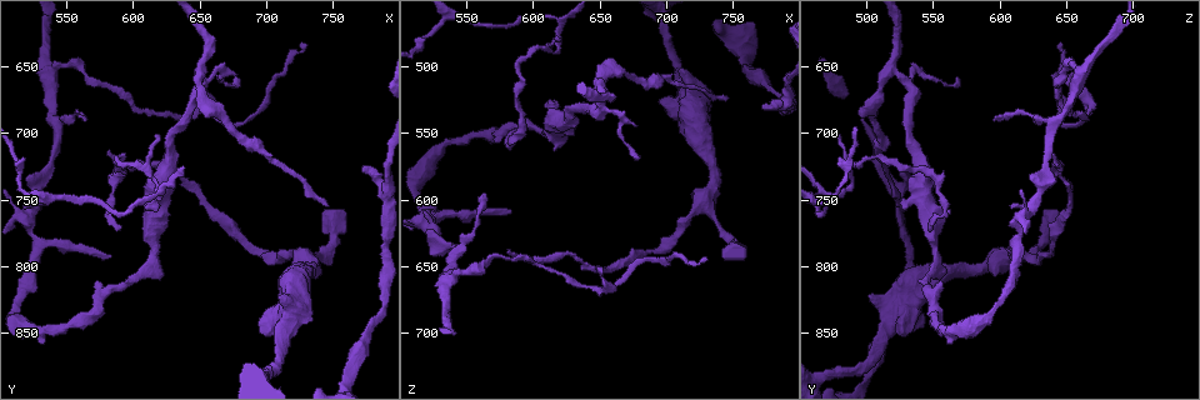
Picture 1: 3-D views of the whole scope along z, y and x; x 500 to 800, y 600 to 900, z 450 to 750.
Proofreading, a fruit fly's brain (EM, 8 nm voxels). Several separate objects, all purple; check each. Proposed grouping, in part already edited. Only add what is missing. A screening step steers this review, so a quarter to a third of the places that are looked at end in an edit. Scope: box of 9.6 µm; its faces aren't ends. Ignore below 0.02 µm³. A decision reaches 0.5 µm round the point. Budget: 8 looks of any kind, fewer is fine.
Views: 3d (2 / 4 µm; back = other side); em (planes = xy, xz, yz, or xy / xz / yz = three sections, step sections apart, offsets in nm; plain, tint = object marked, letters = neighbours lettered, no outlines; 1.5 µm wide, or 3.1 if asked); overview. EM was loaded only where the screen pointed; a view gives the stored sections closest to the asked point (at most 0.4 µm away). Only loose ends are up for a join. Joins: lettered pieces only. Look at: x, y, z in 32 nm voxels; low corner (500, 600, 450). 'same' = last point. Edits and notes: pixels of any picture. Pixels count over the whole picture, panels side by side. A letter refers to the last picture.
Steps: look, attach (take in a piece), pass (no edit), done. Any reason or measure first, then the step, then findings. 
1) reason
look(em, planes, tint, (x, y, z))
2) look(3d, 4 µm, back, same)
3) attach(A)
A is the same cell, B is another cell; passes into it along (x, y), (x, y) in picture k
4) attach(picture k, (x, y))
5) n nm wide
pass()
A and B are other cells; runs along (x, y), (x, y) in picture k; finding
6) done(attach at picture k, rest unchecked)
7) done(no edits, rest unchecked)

long arm stops here
look(3d, 4 µm, (730, 634, 646))

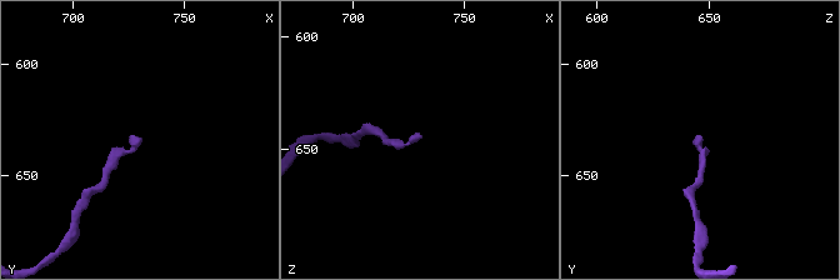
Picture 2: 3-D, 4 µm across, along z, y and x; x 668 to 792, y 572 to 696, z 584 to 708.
need the tissue
look(em, yz, step 8, tint, (729, 633, 645))

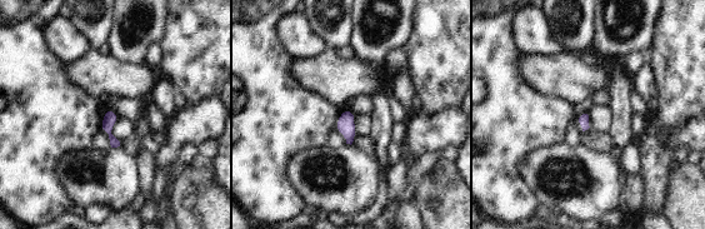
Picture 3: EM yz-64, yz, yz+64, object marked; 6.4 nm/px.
look(em, planes, letters, same)

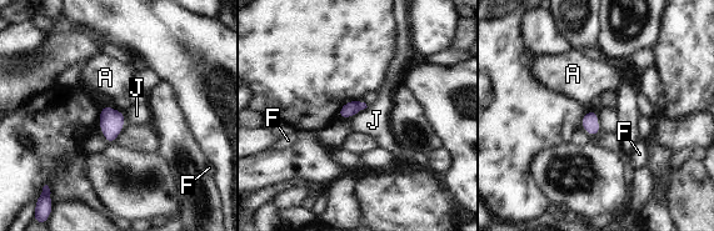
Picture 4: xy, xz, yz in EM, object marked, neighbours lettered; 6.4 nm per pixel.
J touches over 130 nm
pass()
A, F and J are other cells; border along (595, 110), (598, 125), (602, 129) in picture 4; none of them fits

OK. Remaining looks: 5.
free end
look(em, planes, letters, (680, 658, 570))

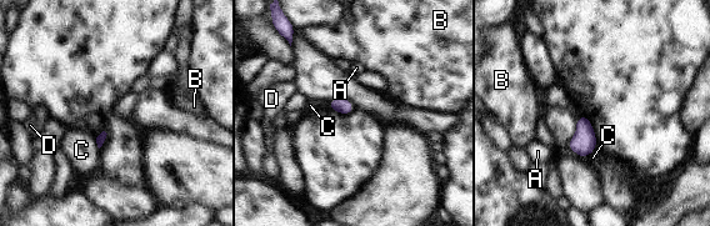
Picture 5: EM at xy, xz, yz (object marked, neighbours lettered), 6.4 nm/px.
pass()
A, B, C and D are other cells; border along (95, 139), (99, 147) in picture 5; none of them fits

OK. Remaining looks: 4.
branch stops here
look(em, planes, letters, (772, 724, 532))

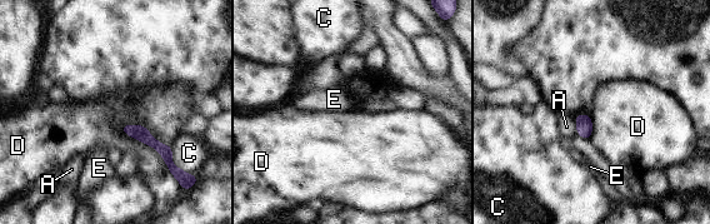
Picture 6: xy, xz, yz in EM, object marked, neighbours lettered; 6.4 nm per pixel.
pass()
A, C, D and E are other cells; none of them fits

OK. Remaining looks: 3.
done(no edits, rest unchecked)

